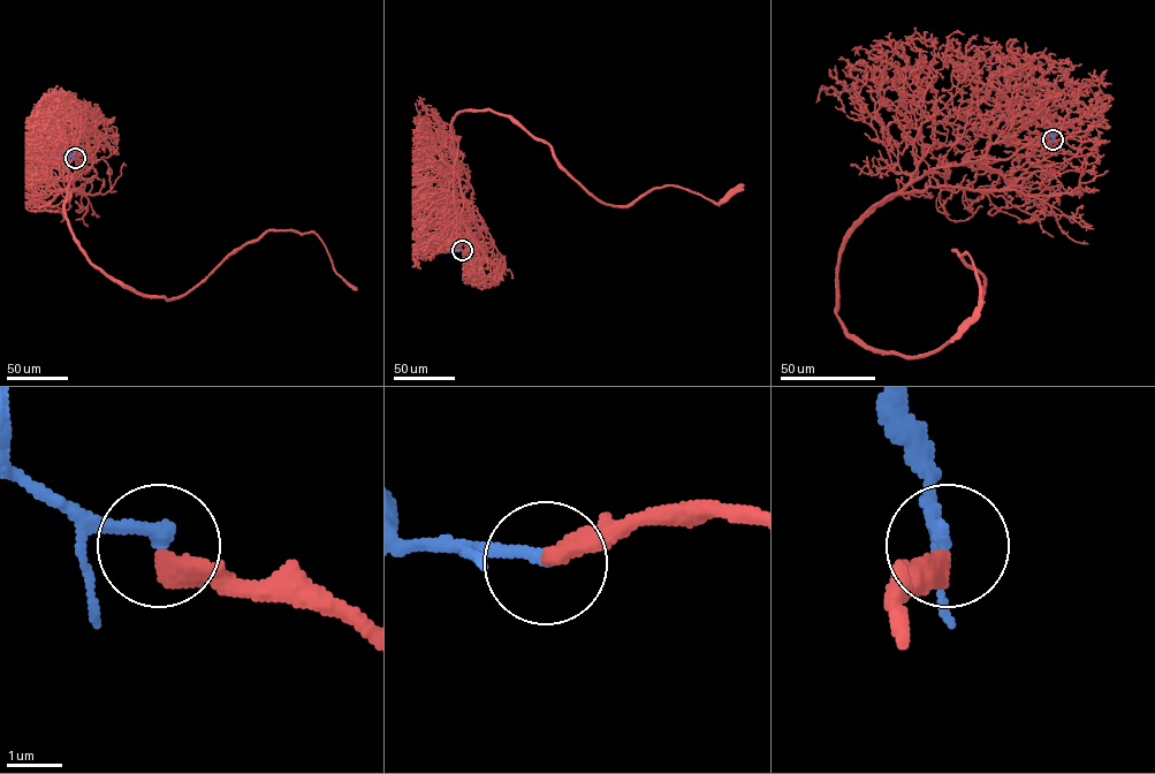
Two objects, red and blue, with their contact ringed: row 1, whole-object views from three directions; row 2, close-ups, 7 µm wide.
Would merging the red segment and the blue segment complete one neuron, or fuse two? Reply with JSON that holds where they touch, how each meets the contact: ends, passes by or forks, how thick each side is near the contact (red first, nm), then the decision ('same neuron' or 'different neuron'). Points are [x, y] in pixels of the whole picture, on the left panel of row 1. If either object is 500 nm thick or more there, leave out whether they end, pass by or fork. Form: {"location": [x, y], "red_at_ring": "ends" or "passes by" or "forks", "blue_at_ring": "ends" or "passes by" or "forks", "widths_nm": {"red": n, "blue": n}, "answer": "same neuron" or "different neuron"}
{"location": [75, 158], "red_at_ring": "ends", "blue_at_ring": "ends", "widths_nm": {"red": 440, "blue": 280}, "answer": "different neuron"}

